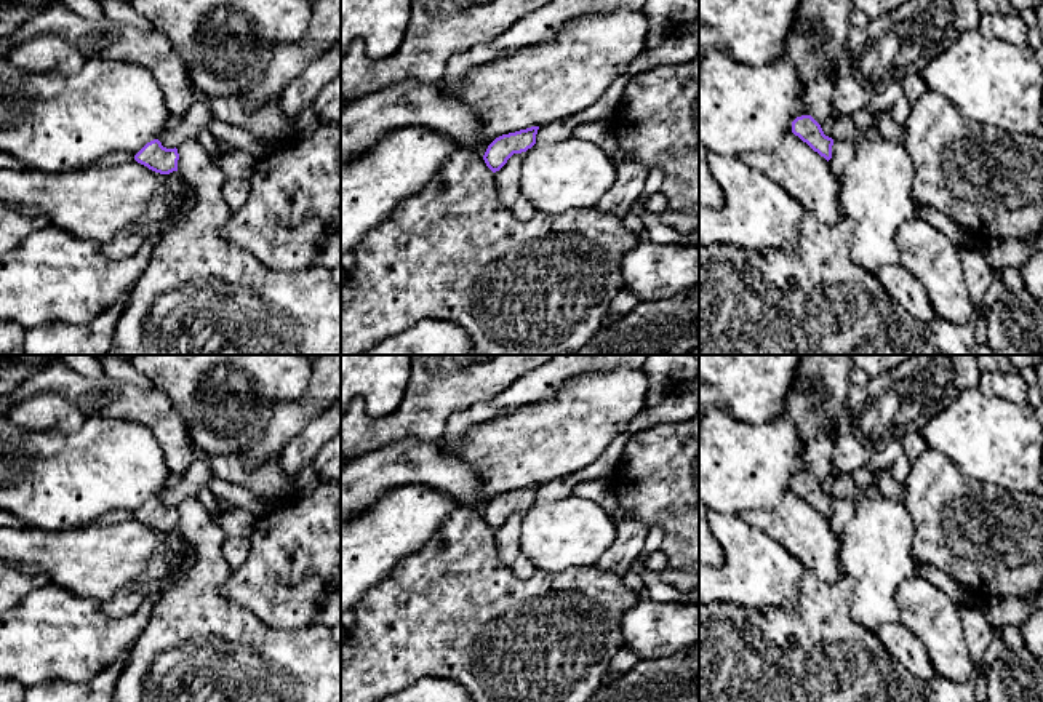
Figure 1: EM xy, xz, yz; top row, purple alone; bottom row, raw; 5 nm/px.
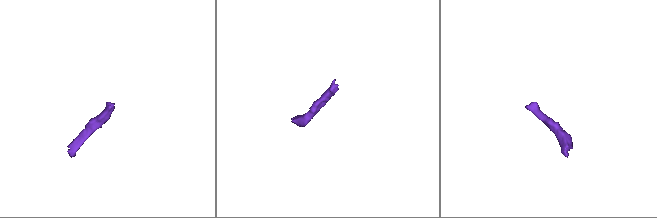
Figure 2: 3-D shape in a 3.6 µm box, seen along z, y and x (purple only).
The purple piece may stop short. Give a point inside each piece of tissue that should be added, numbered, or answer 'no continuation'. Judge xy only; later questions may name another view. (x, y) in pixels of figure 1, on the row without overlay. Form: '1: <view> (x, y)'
no continuation

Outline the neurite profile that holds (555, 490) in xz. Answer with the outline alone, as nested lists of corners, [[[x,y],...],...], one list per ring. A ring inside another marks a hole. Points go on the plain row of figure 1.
[[[566,478],[552,480],[537,488],[536,502],[550,504],[565,499],[574,493],[574,486]]]

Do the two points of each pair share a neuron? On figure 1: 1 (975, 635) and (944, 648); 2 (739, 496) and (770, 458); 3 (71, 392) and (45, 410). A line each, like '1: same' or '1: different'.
1: different
2: same
3: different

